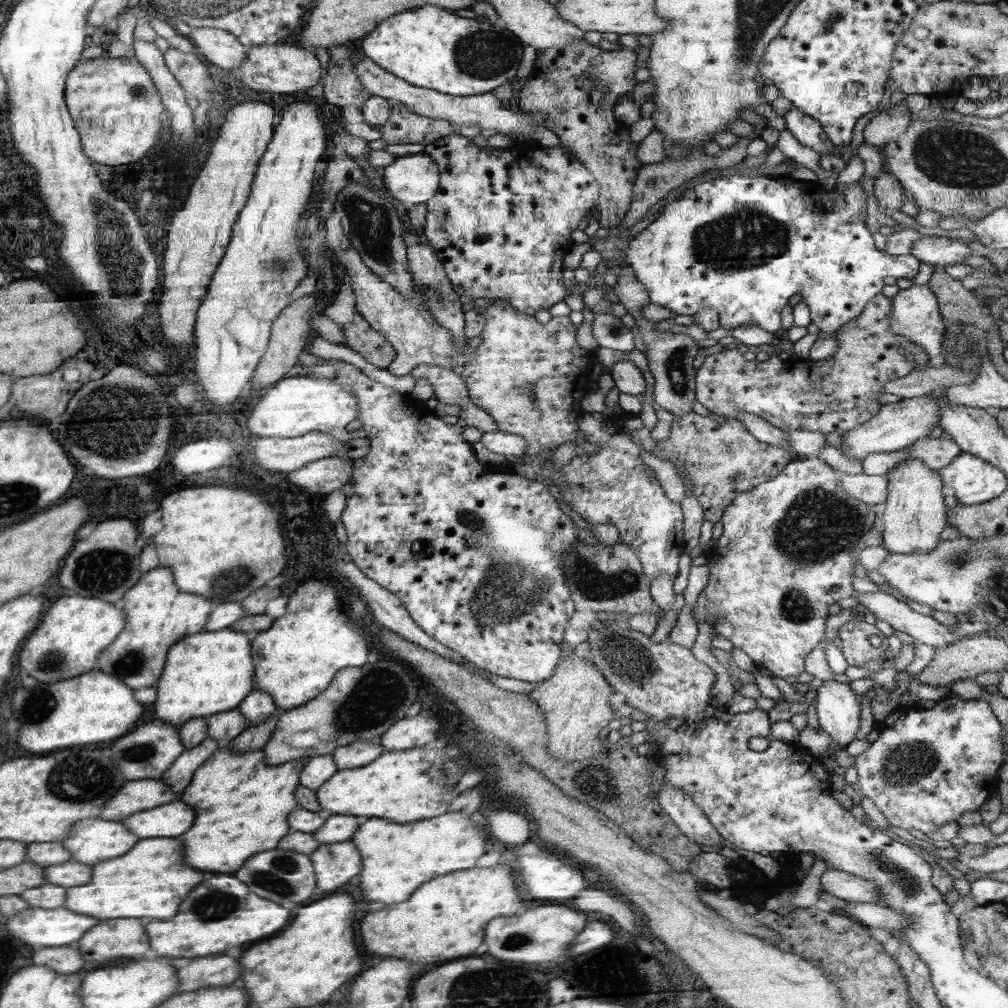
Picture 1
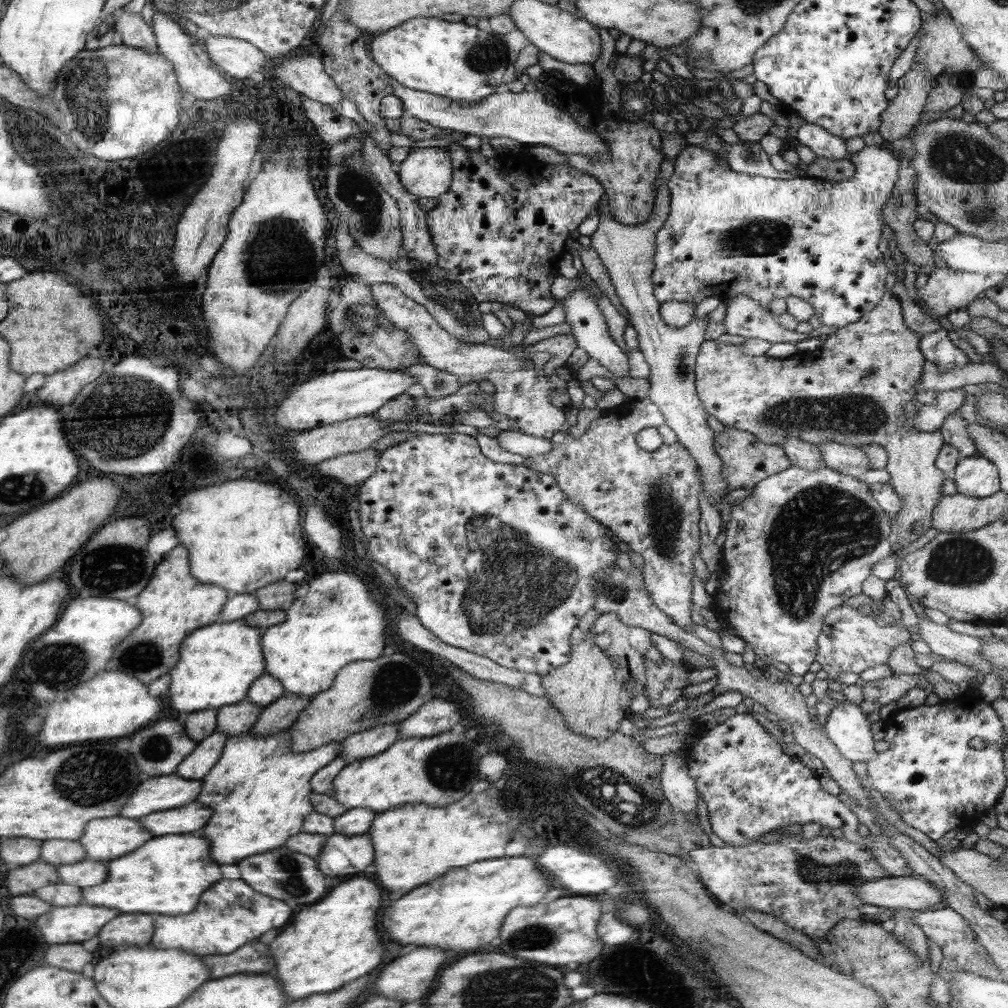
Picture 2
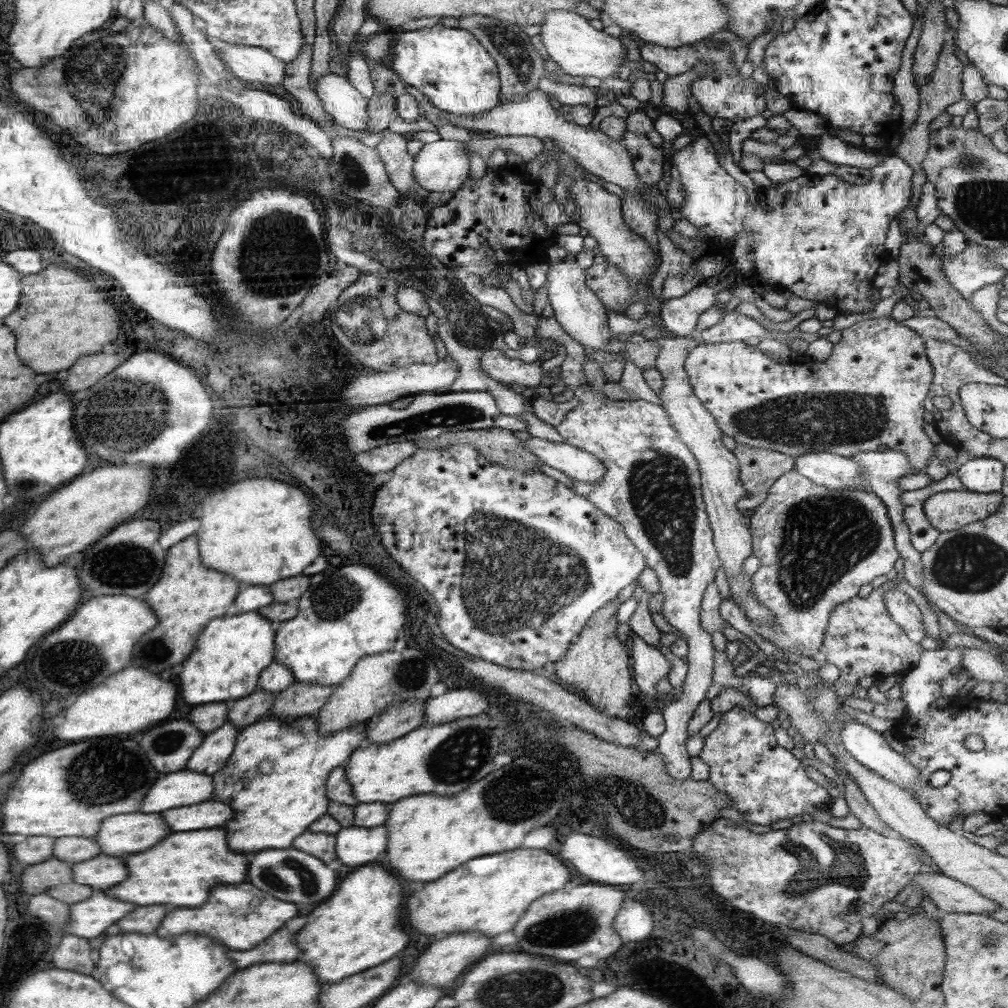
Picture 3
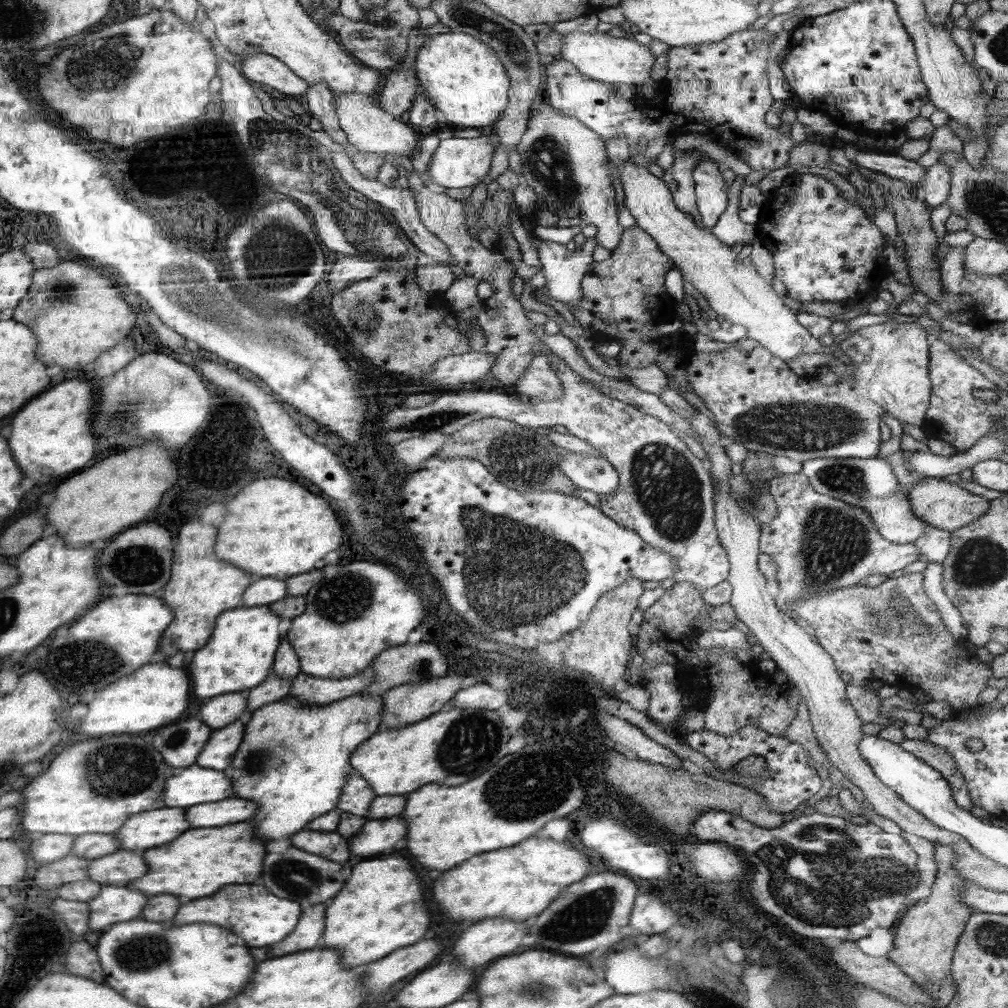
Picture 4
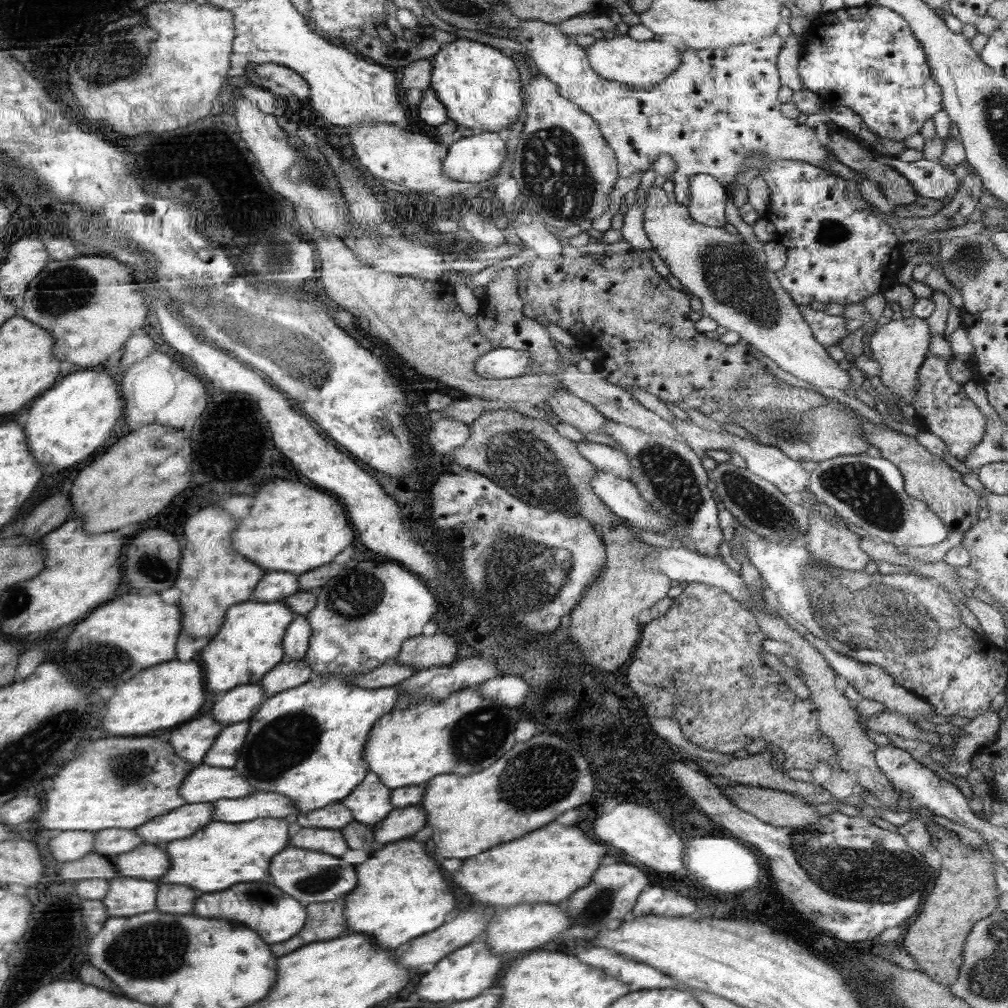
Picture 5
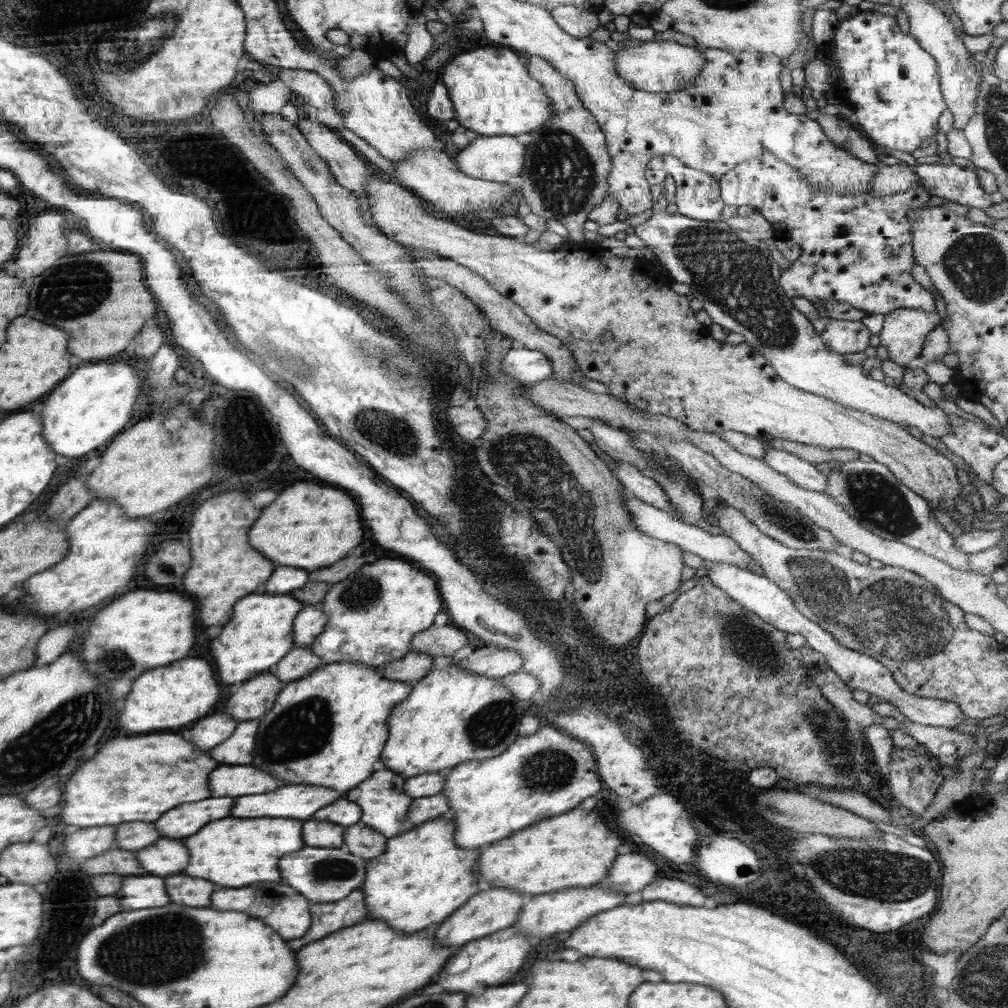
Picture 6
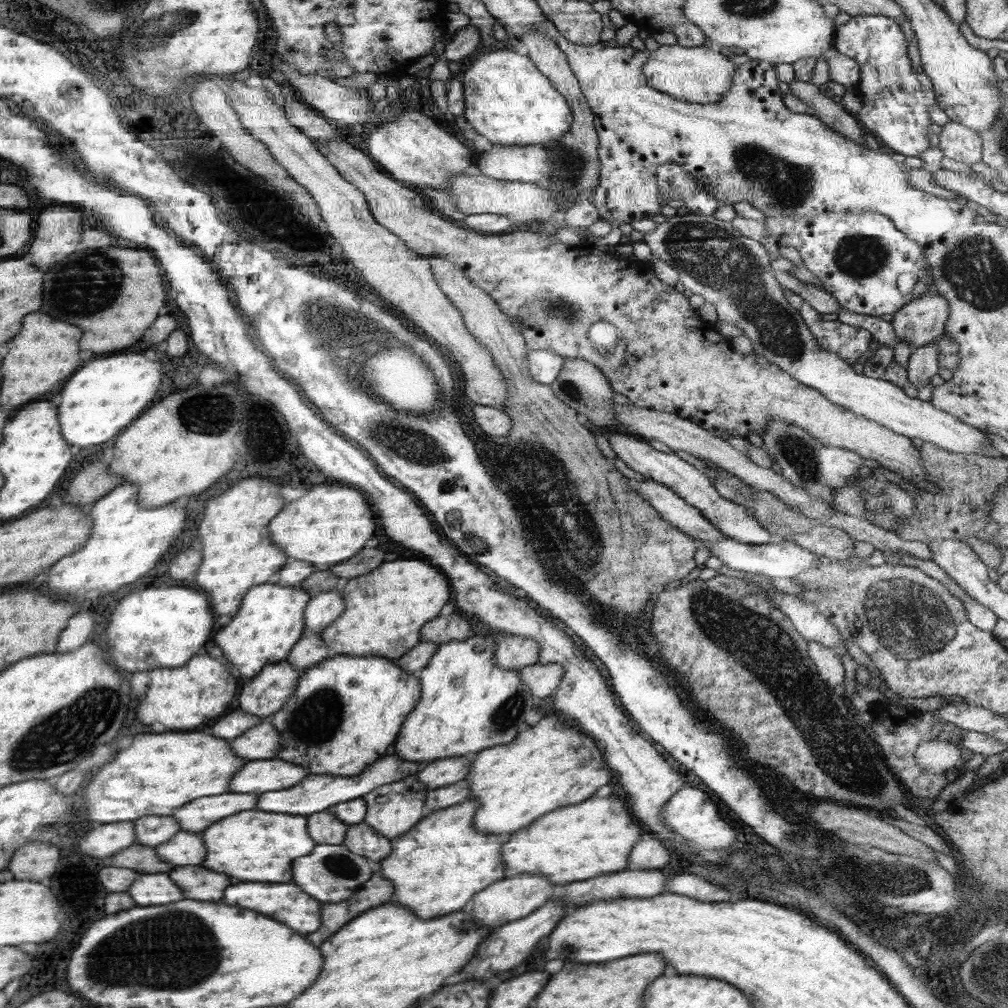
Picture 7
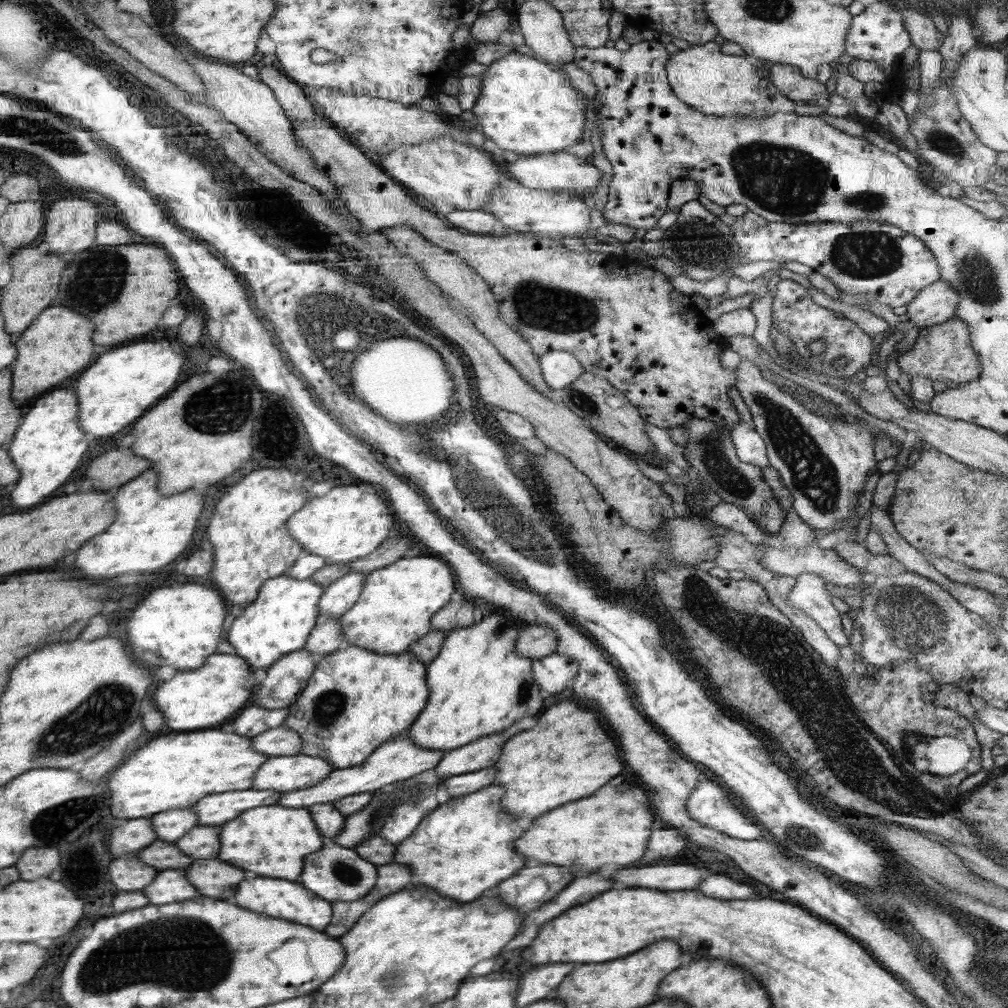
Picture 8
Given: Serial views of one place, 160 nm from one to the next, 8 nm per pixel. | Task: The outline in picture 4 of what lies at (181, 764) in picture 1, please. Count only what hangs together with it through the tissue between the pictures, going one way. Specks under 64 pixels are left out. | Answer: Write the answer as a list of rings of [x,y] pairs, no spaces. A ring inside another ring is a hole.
[[[234,721],[231,725],[215,729],[206,748],[199,754],[198,766],[226,770],[244,736],[245,723]]]

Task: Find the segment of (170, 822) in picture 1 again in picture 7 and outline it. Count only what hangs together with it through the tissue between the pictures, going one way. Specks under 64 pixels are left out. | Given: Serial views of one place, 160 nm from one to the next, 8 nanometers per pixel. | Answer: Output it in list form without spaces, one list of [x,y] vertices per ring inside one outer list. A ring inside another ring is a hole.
[[[394,753],[380,758],[380,761],[356,777],[310,773],[304,778],[304,782],[300,782],[300,786],[294,786],[292,790],[278,790],[278,792],[262,794],[260,796],[260,806],[256,806],[256,808],[258,810],[268,810],[268,812],[280,812],[280,814],[300,814],[300,816],[308,816],[308,814],[314,814],[318,810],[339,805],[340,802],[363,798],[365,794],[371,793],[372,790],[380,786],[388,785],[390,782],[402,780],[411,774],[416,775],[422,769],[422,766],[424,764],[420,762],[408,762],[408,760],[400,759]]]

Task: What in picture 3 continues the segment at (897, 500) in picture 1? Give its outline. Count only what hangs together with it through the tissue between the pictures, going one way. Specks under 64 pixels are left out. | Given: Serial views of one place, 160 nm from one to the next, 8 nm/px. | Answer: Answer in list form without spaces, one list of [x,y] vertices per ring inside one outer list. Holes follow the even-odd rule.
[[[891,316],[873,320],[862,320],[856,322],[854,326],[842,330],[842,339],[834,345],[831,356],[827,361],[818,362],[812,360],[806,364],[775,362],[769,354],[764,354],[758,346],[748,346],[741,342],[726,343],[702,343],[694,345],[690,349],[685,362],[685,369],[690,377],[690,386],[693,393],[703,402],[706,410],[712,414],[716,425],[720,431],[740,444],[751,446],[752,448],[764,448],[766,450],[775,450],[788,456],[800,456],[809,452],[831,452],[838,456],[850,458],[857,452],[878,451],[878,446],[887,445],[888,449],[897,450],[906,454],[915,470],[915,473],[926,473],[926,468],[930,462],[930,456],[936,452],[936,445],[930,441],[930,437],[923,429],[924,410],[923,402],[926,400],[929,388],[933,384],[933,368],[928,361],[925,350],[925,341],[914,330],[900,325],[900,322],[894,320]]]

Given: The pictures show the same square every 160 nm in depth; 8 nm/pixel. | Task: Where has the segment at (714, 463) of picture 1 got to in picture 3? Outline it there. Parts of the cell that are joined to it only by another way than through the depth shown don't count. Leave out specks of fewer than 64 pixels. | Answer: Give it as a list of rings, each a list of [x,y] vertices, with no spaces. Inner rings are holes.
[[[738,442],[732,452],[739,460],[739,477],[744,488],[752,498],[760,498],[760,502],[767,497],[772,483],[794,468],[793,457],[775,450],[752,448]]]

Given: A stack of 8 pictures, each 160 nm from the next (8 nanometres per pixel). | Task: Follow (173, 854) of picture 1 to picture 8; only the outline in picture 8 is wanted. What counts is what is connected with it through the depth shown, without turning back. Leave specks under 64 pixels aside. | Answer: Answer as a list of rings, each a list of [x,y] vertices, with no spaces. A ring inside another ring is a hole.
[[[260,806],[240,814],[240,818],[226,822],[220,832],[222,850],[220,858],[240,866],[244,870],[256,872],[258,876],[274,876],[296,880],[302,874],[304,858],[310,852],[322,848],[322,834],[318,832],[310,812],[306,808],[288,806]]]

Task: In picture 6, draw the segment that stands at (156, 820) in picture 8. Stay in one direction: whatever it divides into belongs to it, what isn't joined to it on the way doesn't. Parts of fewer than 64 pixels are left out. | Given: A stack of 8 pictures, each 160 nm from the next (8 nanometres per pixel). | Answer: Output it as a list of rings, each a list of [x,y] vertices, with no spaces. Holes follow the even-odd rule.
[[[128,822],[116,830],[116,846],[124,850],[140,850],[160,840],[160,832],[152,822]]]

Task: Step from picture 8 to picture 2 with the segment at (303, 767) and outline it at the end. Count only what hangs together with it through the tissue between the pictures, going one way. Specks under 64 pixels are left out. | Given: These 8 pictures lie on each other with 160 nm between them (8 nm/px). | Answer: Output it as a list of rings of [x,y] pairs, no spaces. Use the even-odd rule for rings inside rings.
[[[176,774],[150,778],[150,780],[140,784],[140,790],[136,790],[136,794],[132,794],[132,798],[128,798],[128,806],[124,806],[124,814],[120,814],[120,816],[142,818],[142,816],[158,812],[158,810],[170,810],[170,808],[176,808],[176,806],[190,804],[198,798],[200,788],[202,788],[202,780],[182,778],[182,776]]]

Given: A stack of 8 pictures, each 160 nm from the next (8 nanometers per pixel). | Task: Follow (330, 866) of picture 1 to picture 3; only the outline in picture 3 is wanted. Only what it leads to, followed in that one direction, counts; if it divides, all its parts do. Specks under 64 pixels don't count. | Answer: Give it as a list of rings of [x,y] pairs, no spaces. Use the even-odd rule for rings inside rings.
[[[384,825],[341,828],[335,835],[338,864],[358,868],[364,864],[384,862],[388,842],[388,831]]]

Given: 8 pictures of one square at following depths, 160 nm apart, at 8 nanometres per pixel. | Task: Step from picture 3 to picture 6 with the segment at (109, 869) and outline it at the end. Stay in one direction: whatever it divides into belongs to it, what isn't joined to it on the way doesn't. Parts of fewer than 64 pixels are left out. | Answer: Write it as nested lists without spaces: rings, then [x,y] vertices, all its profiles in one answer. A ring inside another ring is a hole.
[[[162,838],[156,842],[156,846],[148,846],[138,852],[140,864],[150,870],[150,874],[158,876],[170,876],[178,874],[188,866],[188,848],[184,846],[184,840],[172,840],[172,838]]]

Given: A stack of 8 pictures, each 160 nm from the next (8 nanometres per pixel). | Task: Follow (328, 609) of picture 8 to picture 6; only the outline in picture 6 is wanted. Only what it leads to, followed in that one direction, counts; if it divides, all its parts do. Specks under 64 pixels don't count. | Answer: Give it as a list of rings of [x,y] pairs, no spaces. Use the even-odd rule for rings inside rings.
[[[306,605],[294,622],[294,641],[298,647],[310,647],[315,638],[324,630],[329,616],[318,605]]]

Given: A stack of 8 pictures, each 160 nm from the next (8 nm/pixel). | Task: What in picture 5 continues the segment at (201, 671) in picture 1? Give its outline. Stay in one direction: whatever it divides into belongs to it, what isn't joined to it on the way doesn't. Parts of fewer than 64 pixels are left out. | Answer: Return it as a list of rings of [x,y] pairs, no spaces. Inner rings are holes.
[[[281,601],[242,602],[232,606],[224,630],[220,630],[200,654],[204,678],[208,678],[208,690],[226,692],[236,686],[260,683],[269,670],[286,659],[283,638],[293,620],[293,610]]]

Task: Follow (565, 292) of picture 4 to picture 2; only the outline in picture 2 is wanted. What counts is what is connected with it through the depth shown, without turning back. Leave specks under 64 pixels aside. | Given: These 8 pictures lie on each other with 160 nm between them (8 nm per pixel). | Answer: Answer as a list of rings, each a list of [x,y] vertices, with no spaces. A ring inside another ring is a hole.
[[[582,289],[576,290],[570,298],[564,298],[564,312],[566,313],[566,323],[572,329],[572,335],[576,338],[578,347],[586,351],[590,355],[590,359],[600,362],[602,366],[606,366],[611,373],[619,377],[629,376],[629,359],[620,346],[613,340],[613,336],[608,332],[606,320],[604,320],[598,304],[594,304],[594,300],[590,296],[586,296]]]

